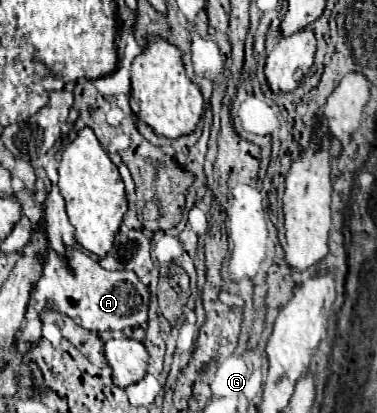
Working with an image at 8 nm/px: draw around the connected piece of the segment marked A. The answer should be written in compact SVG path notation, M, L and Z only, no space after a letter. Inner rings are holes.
M49 248L47 254L39 256L39 260L43 262L43 272L33 286L31 300L51 304L53 310L63 312L83 328L97 332L123 330L133 326L137 328L147 320L149 294L147 294L147 286L141 284L135 272L103 270L95 258L91 258L79 248L71 250L67 260L63 260L53 248Z

